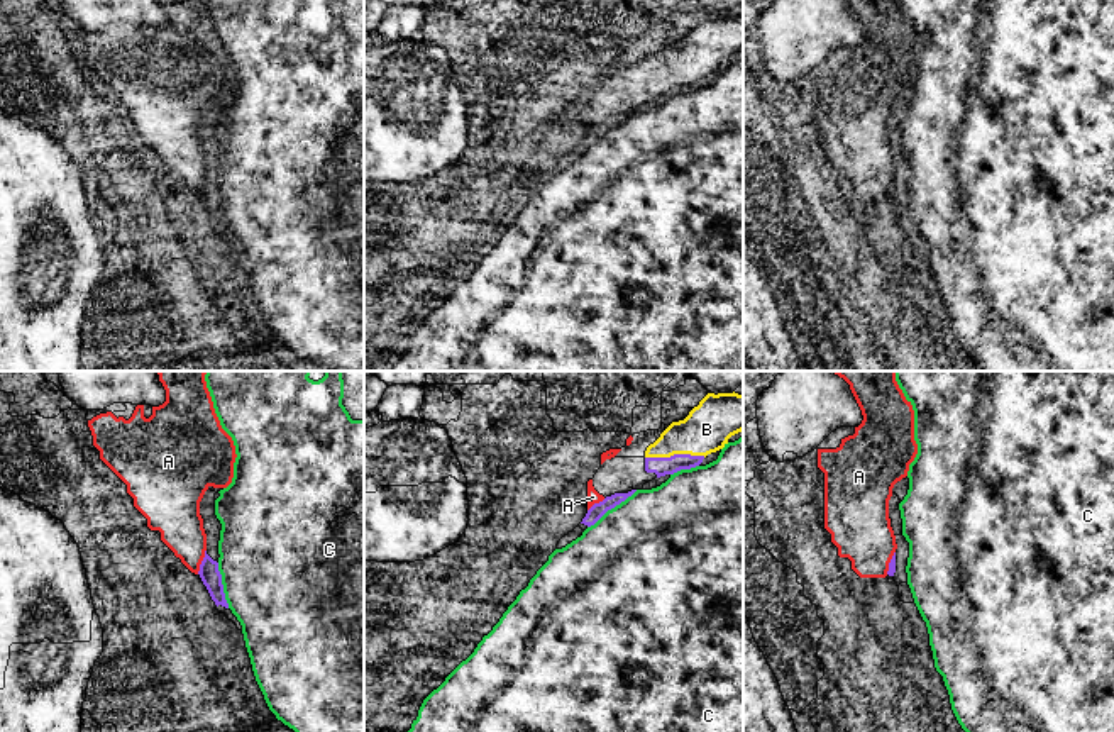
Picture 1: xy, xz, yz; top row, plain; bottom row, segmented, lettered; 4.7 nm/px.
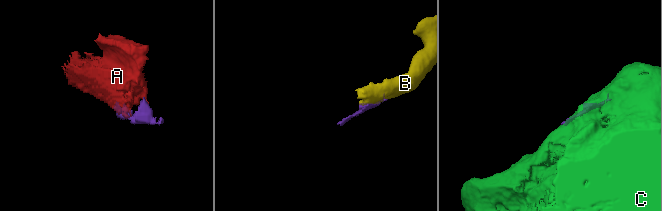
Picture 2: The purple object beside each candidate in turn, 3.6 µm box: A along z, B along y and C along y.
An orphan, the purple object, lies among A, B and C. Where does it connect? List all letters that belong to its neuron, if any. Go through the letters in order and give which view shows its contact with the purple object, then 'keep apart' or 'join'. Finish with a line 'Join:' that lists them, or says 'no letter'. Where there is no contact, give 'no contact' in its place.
A: contact in xy; join
B: contact in xz; join
C: contact in xz; keep apart
Join: A, B

